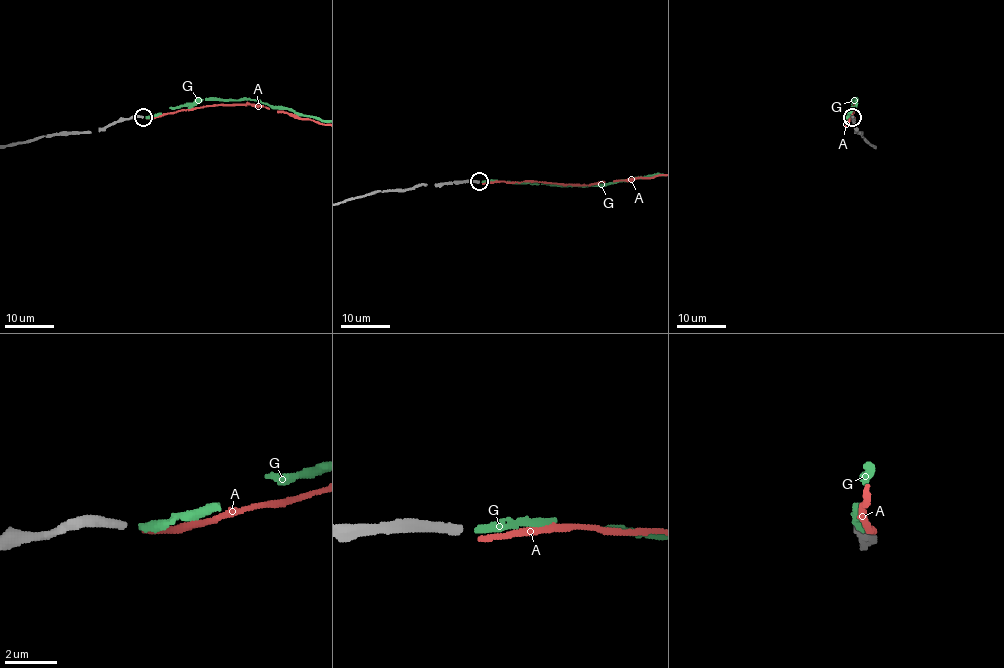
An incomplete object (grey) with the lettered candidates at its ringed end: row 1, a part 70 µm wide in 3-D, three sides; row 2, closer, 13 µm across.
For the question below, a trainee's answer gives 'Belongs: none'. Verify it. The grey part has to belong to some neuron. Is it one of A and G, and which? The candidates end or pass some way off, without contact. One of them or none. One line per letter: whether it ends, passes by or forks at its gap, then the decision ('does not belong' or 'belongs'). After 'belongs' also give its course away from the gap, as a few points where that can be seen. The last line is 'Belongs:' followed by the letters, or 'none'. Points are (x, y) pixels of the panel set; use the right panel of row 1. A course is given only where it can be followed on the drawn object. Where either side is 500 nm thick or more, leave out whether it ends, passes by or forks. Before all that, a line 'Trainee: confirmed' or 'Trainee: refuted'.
Trainee: refuted
A: it ends | does not belong
G: it ends | belongs
Belongs: G

